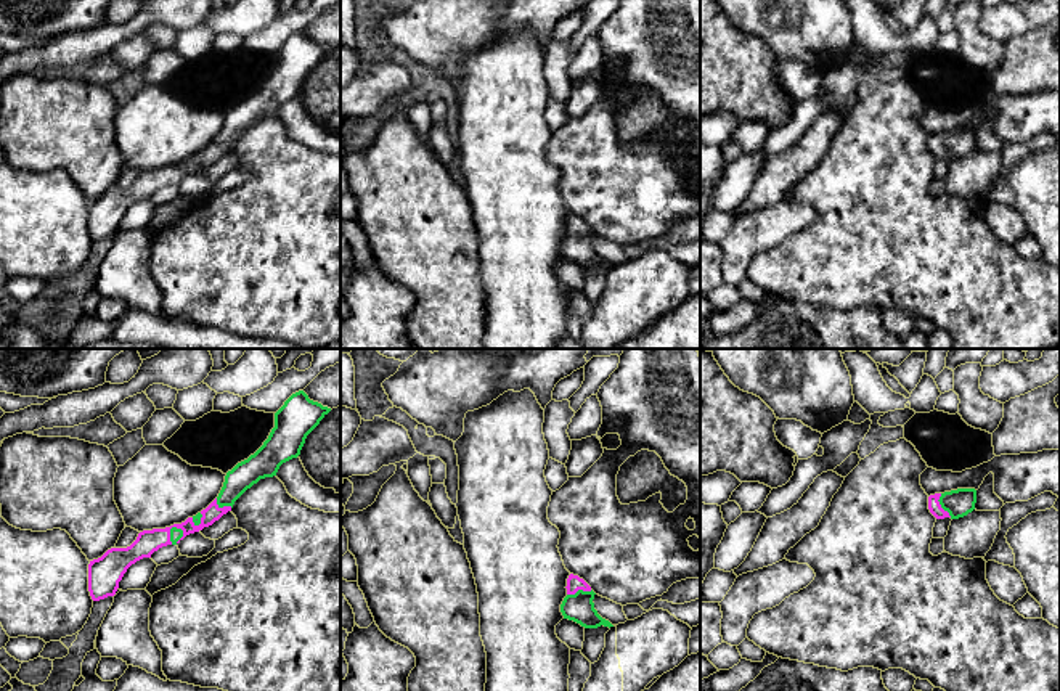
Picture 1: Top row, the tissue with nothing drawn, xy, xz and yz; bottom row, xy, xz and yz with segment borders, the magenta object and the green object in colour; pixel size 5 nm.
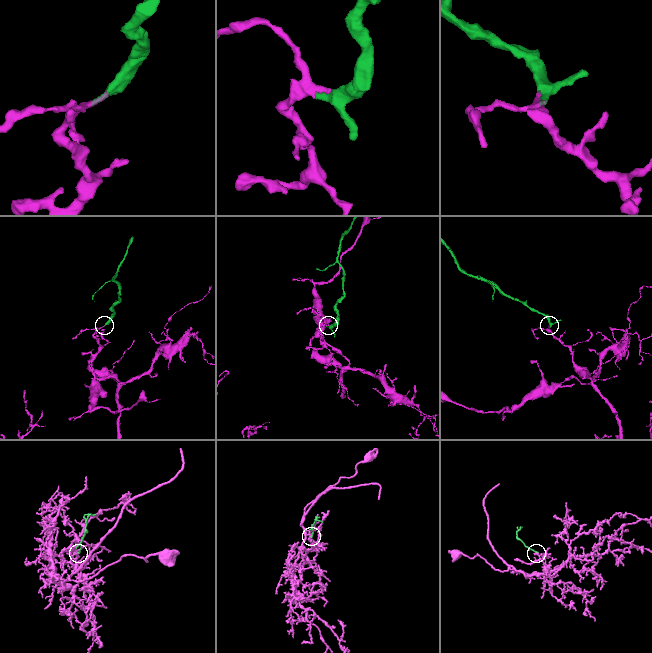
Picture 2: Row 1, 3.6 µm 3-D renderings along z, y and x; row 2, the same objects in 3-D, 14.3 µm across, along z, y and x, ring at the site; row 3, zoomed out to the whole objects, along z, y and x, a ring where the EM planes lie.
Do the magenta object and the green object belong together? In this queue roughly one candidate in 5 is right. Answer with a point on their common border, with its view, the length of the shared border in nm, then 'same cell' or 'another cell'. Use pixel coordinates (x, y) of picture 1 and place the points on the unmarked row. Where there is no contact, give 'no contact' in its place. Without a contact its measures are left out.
meets magenta in xy at (169, 172); contact 100 nm long; same cell

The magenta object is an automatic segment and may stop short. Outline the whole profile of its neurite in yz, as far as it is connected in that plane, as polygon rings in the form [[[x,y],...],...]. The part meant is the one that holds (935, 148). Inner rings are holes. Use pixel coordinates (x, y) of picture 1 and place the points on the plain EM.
[[[957,129],[928,137],[928,149],[936,159],[959,159],[975,149],[976,130]]]

